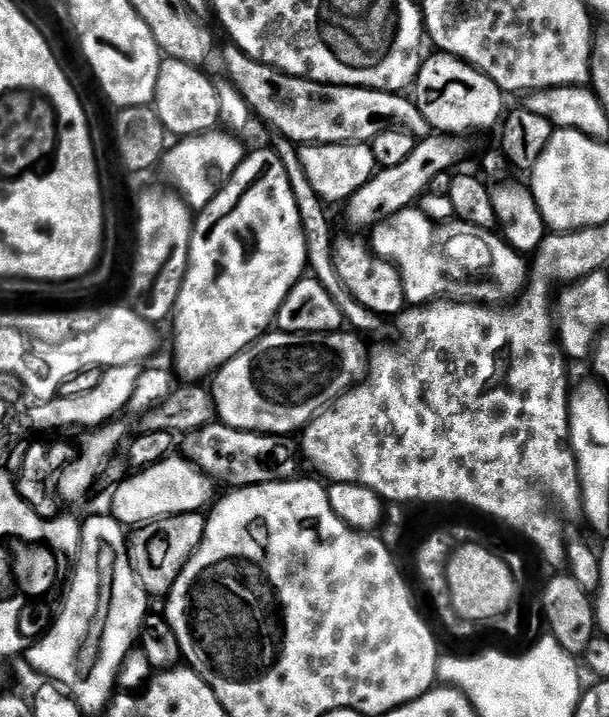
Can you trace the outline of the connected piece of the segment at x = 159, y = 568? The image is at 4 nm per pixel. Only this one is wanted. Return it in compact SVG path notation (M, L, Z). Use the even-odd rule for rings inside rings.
M203 511L182 514L181 516L167 516L149 524L139 525L128 537L128 557L134 574L140 579L140 584L149 597L167 597L168 591L174 586L178 574L190 562L190 558L198 550L204 537L204 522L206 516Z

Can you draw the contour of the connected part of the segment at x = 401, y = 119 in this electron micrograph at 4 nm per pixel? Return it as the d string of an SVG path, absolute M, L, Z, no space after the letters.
M235 54L228 60L230 84L252 110L258 121L265 120L277 133L277 137L290 140L297 146L305 144L366 144L383 132L408 132L423 138L434 130L426 122L415 99L398 92L383 92L373 88L351 88L345 84L320 84L305 76L287 76L259 64L243 54Z

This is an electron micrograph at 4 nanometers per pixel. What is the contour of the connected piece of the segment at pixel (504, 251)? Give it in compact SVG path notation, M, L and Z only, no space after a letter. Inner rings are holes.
M415 207L386 218L371 229L371 251L387 264L394 264L402 278L405 301L412 306L427 306L447 298L452 302L471 302L479 306L500 306L503 300L515 301L523 293L530 275L530 264L499 235L476 228L473 224L449 222L437 224Z

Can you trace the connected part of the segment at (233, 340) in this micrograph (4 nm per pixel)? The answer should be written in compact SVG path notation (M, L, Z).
M271 147L260 148L249 156L247 153L220 193L206 207L199 209L192 226L188 269L170 320L176 331L175 375L184 382L203 381L203 376L211 377L226 362L265 335L273 327L275 314L286 294L290 294L307 268L307 240L282 158L278 158Z

